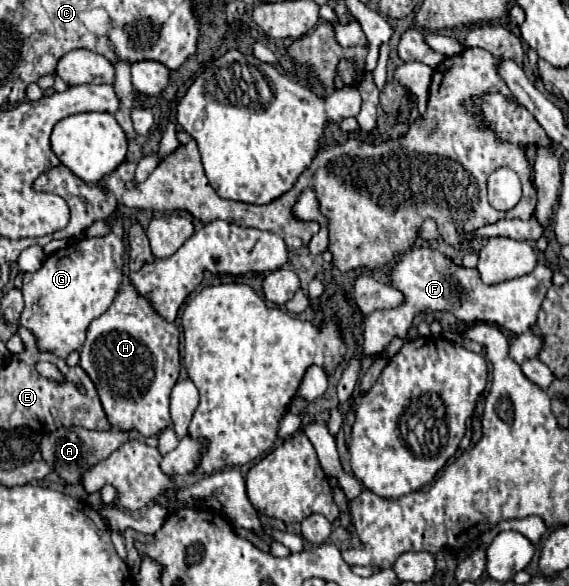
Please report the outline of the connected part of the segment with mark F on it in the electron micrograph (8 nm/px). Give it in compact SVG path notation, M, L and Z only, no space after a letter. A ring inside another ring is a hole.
M414 247L400 255L390 269L390 285L404 295L404 301L386 311L374 311L364 317L362 357L382 353L394 337L406 337L412 319L424 311L450 311L456 319L466 323L490 323L508 333L524 333L536 323L542 299L552 285L552 269L538 265L530 275L502 281L498 285L484 285L478 269L456 265L444 253L432 247Z

